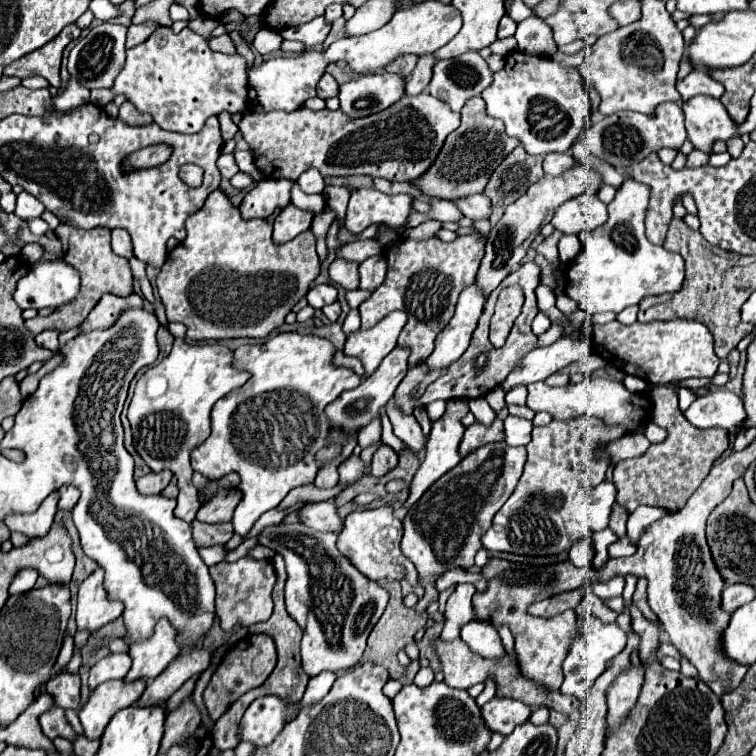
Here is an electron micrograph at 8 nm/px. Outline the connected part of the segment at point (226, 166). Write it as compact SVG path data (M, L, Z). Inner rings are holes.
M220 155L220 159L218 159L218 169L220 169L222 177L226 177L226 179L234 177L234 175L238 173L238 165L236 165L236 161L234 161L234 155Z

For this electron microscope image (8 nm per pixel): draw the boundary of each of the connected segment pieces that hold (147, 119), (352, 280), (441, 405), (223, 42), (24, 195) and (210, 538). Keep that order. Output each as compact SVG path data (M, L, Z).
M128 101L122 103L120 107L120 115L118 115L126 125L144 125L144 123L152 123L150 115L142 115L134 109L134 105L130 105Z
M334 259L330 263L330 279L348 291L356 289L358 287L358 263L350 263L346 259Z
M434 401L434 403L428 403L424 409L426 409L430 421L436 421L436 419L442 417L442 413L444 413L444 409L446 409L446 403L444 403L444 401Z
M220 35L220 37L210 37L210 49L214 49L214 51L220 51L220 53L228 53L228 55L232 55L232 53L236 53L236 45L234 45L234 41L232 41L232 37L230 35Z
M22 191L20 195L18 195L18 201L16 201L16 215L20 217L20 219L34 219L34 217L42 217L42 213L46 211L46 207L34 197L34 195L30 195L28 191Z
M198 519L192 521L192 537L196 547L212 547L212 545L224 545L234 535L232 523L202 523Z

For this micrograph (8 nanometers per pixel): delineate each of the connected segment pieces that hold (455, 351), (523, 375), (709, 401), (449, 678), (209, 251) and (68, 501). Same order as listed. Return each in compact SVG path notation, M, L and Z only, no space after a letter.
M476 285L462 291L454 317L440 331L440 335L436 337L436 347L432 355L426 359L426 365L430 371L436 371L436 369L442 371L462 357L462 353L470 345L472 331L476 329L478 317L482 315L484 301L486 299L482 297L482 293L478 293Z
M560 337L556 343L548 347L534 349L528 353L520 367L510 373L510 377L502 383L502 389L508 391L514 385L520 383L534 383L534 381L544 381L552 373L560 371L562 367L570 365L572 361L578 361L582 357L592 354L590 341L584 339L570 339L570 337Z
M712 391L702 395L683 413L690 423L700 429L722 427L730 433L736 433L746 419L742 399L732 391Z
M462 639L438 643L438 655L442 661L444 681L456 689L468 689L480 681L486 681L496 665L496 661L472 653Z
M216 189L208 195L204 207L194 213L192 219L188 219L186 223L186 239L168 253L166 257L166 263L162 265L160 269L160 275L156 279L156 285L158 285L158 293L160 293L160 299L164 303L164 309L166 309L166 317L170 321L180 321L186 325L188 329L188 337L192 341L202 341L202 339L228 339L228 337L268 337L274 329L282 327L284 325L284 317L292 311L292 307L306 295L306 291L310 289L310 283L316 279L316 275L320 273L320 259L318 259L318 253L316 253L316 241L314 241L314 235L312 231L304 231L300 233L298 237L294 237L292 241L284 243L284 245L276 245L272 241L272 225L266 221L266 219L250 219L250 221L244 221L240 217L240 211L230 203L228 195L222 191L222 189Z
M70 485L58 489L58 495L60 495L60 499L58 499L58 509L62 509L62 511L70 511L70 509L76 505L78 497L80 497L78 489L74 489L74 487L70 487Z

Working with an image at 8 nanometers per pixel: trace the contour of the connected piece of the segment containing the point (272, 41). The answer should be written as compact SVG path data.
M260 29L254 43L252 43L252 47L262 55L268 55L272 51L280 51L280 45L282 45L282 35L274 33L272 29Z

